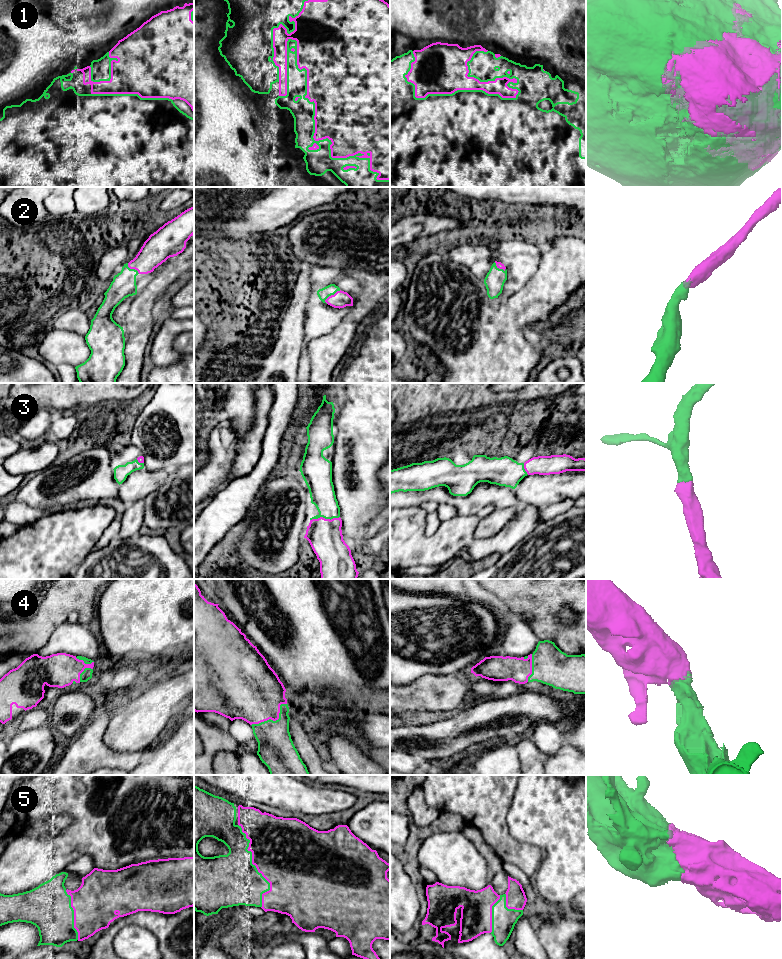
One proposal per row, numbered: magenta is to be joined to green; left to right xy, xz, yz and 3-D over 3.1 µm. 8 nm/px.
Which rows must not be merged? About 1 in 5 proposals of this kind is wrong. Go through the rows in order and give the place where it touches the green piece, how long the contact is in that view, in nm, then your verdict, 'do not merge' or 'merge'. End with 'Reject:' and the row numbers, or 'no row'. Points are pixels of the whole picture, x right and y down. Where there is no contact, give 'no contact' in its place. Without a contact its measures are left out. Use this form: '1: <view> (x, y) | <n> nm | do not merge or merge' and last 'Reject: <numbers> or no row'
1: xz (313, 135) | 1400 nm | merge
2: xz (332, 294) | 160 nm | merge
3: xz (324, 517) | 240 nm | merge
4: xz (274, 721) | 340 nm | merge
5: xz (255, 866) | 700 nm | merge
Reject: no row

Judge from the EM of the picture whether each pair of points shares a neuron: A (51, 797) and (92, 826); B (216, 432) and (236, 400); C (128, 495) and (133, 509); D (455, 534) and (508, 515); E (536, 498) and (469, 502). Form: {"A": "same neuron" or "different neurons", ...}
{"A": "same neuron", "B": "different neurons", "C": "different neurons", "D": "different neurons", "E": "different neurons"}

